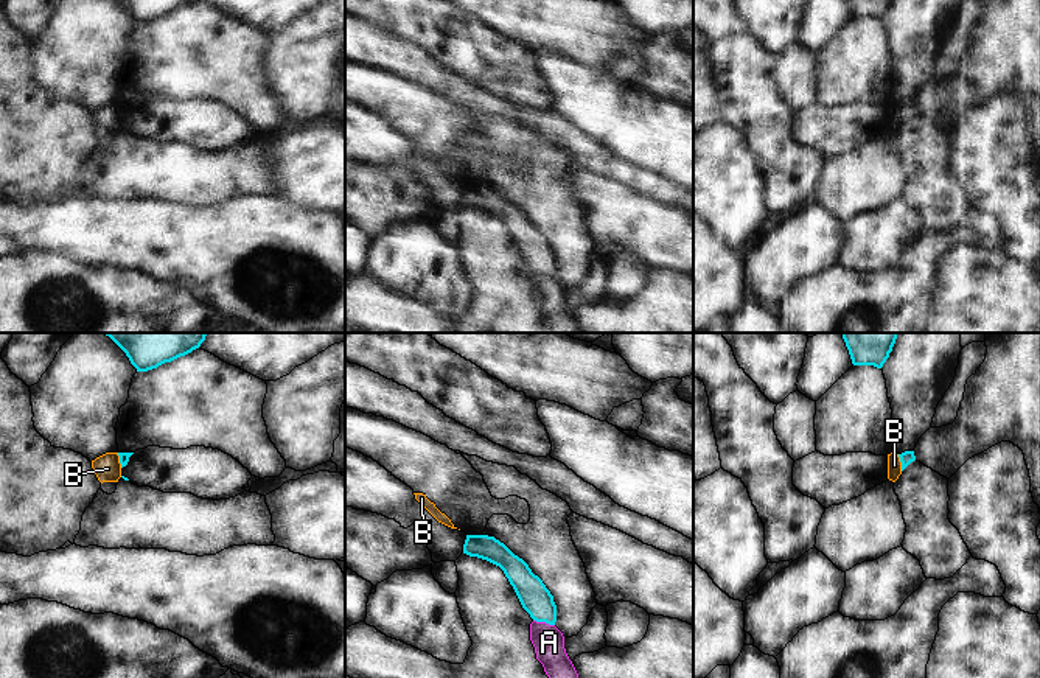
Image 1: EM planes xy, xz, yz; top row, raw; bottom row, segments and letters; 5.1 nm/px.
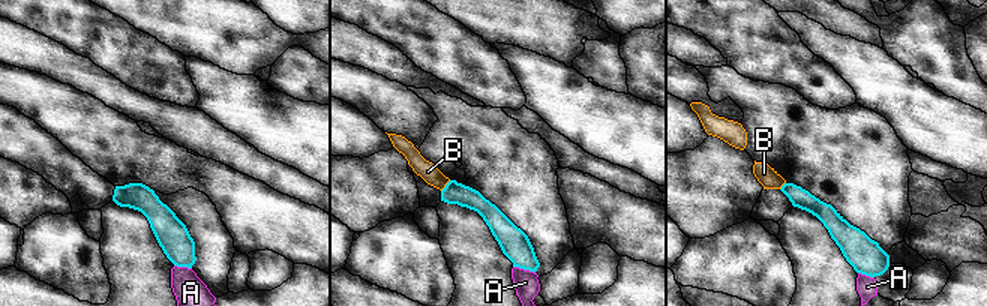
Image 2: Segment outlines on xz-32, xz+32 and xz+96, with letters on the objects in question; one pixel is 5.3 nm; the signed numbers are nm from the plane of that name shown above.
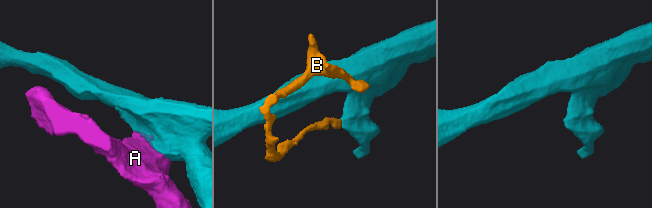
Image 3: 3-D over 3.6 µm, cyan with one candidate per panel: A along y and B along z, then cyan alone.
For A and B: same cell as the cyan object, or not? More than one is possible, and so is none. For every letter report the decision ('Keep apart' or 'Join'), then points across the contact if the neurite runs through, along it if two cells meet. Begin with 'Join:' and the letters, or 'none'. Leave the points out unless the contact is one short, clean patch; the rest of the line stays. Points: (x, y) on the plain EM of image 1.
Join: none
A: Keep apart
B: Keep apart. Boundary: yz (897, 106), (902, 122).

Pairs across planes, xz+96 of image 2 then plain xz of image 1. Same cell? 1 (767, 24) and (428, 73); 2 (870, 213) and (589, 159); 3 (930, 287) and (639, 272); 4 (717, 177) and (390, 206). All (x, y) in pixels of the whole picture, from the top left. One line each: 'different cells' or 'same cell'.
1: different cells
2: different cells
3: same cell
4: same cell

